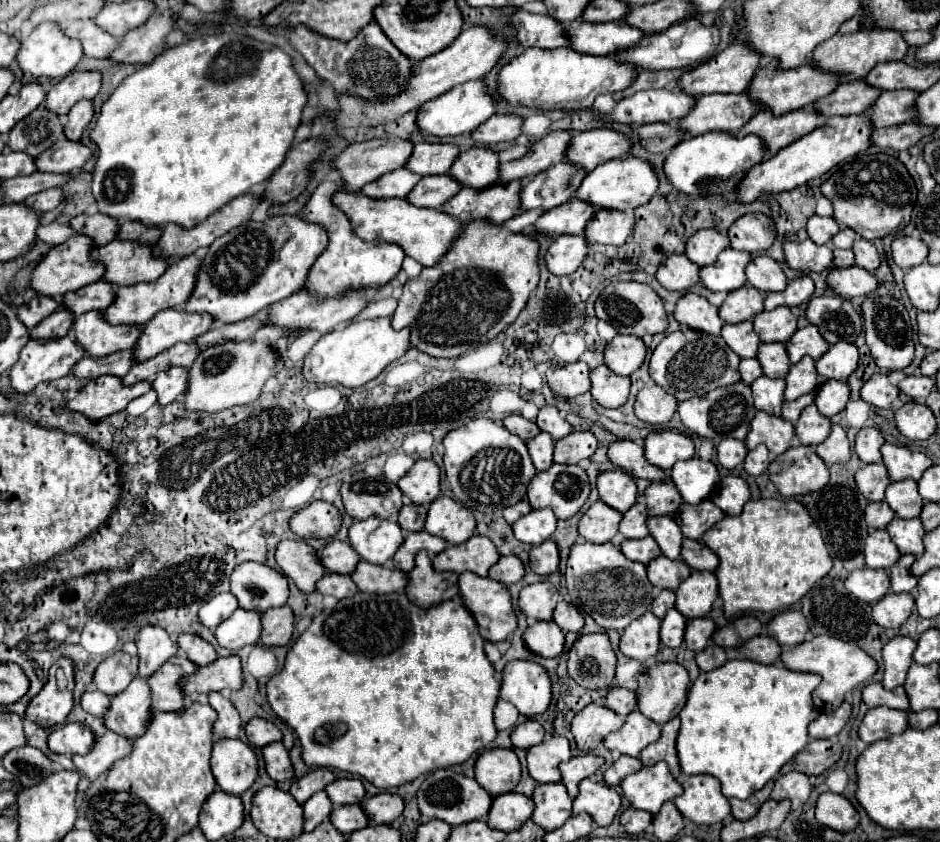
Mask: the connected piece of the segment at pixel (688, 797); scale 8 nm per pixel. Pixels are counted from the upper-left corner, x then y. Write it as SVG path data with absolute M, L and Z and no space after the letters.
M686 775L680 783L684 793L674 799L674 805L682 817L700 825L712 825L730 815L730 803L722 795L718 779L712 775Z

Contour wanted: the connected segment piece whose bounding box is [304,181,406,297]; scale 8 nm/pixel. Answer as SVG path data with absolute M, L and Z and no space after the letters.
M322 181L304 209L304 219L324 225L328 231L328 237L330 237L326 251L316 259L314 267L310 269L308 283L306 283L308 289L316 291L322 297L336 297L342 291L346 291L348 287L354 287L354 289L382 287L400 271L402 261L406 257L404 249L396 243L386 243L386 241L378 241L378 239L374 239L374 241L360 239L354 233L348 215L344 211L338 211L338 207L332 201L332 197L340 191L344 191L344 185L340 181Z

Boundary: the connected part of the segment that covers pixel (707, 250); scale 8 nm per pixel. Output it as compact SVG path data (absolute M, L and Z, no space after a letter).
M700 229L688 239L686 257L692 263L704 267L704 265L714 263L718 253L724 251L728 245L730 245L730 241L728 241L726 235L722 235L722 233L714 231L714 229Z

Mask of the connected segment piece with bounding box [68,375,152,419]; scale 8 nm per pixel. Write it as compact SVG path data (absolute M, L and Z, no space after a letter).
M102 375L98 379L90 379L88 385L68 401L68 409L78 411L90 419L102 419L112 413L124 411L132 399L148 393L150 389L150 381L124 385L116 375Z

